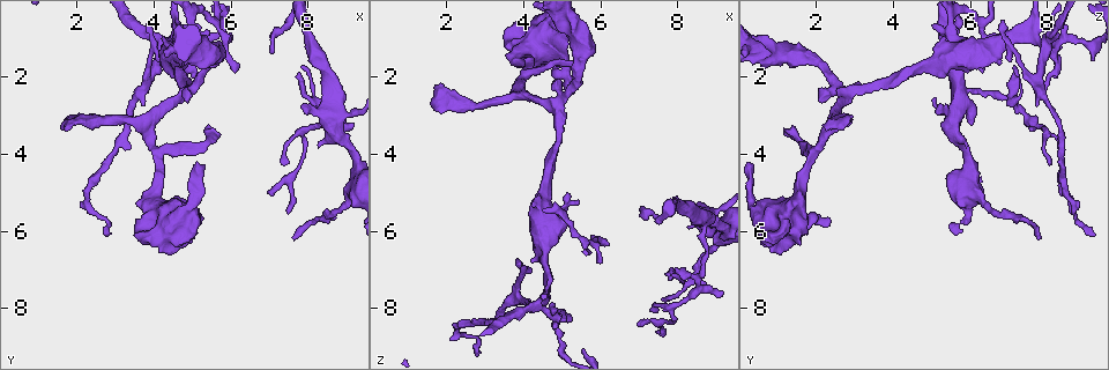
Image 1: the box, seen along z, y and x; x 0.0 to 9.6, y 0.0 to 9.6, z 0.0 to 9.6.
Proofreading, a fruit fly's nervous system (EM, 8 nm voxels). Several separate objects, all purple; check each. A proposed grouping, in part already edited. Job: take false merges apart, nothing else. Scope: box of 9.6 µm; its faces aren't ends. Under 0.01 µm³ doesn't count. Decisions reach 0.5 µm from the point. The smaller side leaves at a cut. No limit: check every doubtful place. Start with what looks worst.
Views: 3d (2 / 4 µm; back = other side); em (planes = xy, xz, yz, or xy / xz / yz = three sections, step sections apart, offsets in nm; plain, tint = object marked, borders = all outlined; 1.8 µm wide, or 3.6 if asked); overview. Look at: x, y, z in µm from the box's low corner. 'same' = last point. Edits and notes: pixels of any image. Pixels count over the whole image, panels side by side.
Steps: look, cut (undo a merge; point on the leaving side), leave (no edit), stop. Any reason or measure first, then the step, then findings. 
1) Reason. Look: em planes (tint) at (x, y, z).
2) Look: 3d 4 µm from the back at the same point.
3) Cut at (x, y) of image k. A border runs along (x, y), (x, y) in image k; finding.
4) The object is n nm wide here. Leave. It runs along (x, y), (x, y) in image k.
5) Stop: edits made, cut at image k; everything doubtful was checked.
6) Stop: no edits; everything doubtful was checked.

Sudden change in width. Look: em planes (tint) at (9.20, 3.90, 5.90).

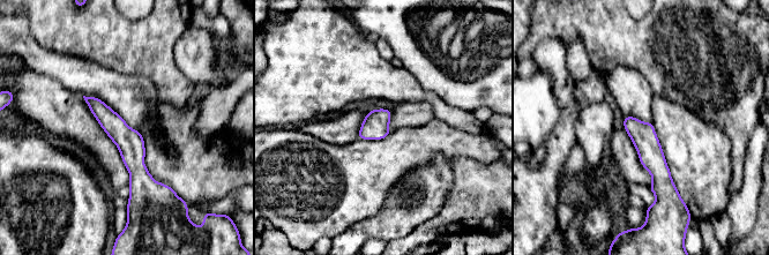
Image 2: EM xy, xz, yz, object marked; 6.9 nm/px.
Leave. It runs along (88, 99), (131, 143), (137, 195) in image 2; continuous, no second neuron.

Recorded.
Three arms meet. Look: em yz step 4 (tint) at (4.55, 2.65, 2.60).

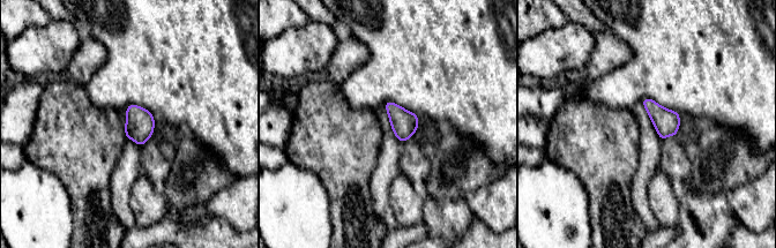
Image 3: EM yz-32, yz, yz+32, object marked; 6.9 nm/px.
Leave. All the same neuron.

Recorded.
Sudden change in width. Look: em yz step 8 (tint) at (8.70, 2.40, 5.80).

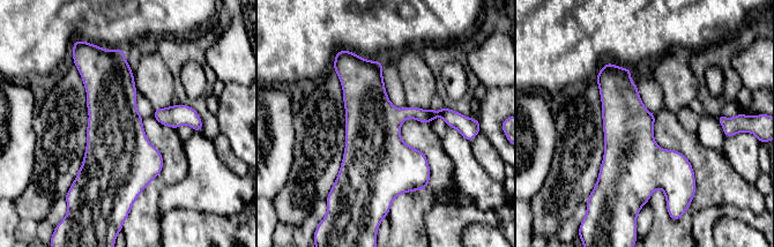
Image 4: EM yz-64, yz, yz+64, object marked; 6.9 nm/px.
Look: em planes (borders) at the same point.

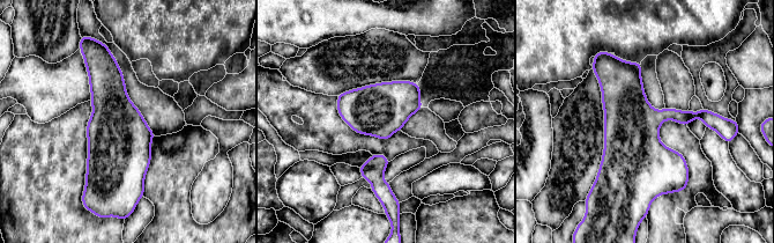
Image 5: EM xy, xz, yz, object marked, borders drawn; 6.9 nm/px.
Leave. All the same neuron.

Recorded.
Calibre changes. Look: 3d 4 µm at (3.85, 6.15, 0.95).

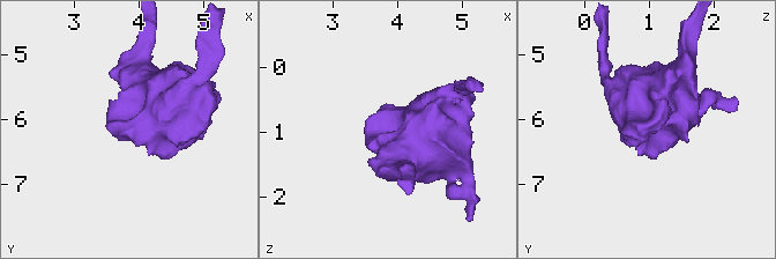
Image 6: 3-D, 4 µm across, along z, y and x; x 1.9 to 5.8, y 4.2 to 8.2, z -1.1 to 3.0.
Look: em planes (borders) at (3.80, 6.20, 0.90).

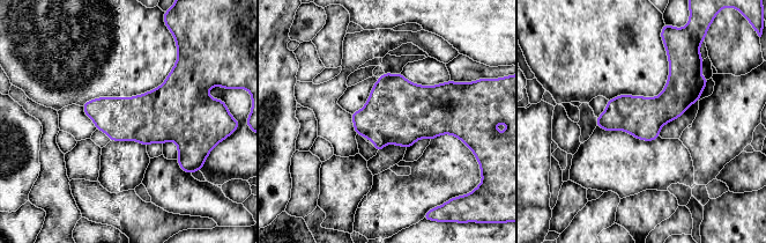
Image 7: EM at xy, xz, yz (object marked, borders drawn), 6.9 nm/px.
Leave. All the same neuron.

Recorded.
Calibre changes. Look: 3d 4 µm at (4.25, 5.45, 1.40).

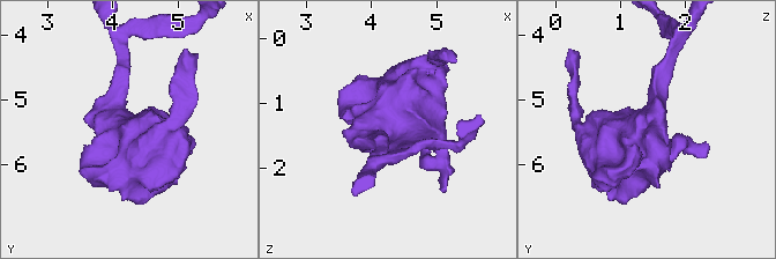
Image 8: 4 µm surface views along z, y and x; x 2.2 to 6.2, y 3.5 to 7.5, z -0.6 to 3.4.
Look: em 3.6 µm xz step 4 (tint) at (4.25, 5.40, 1.45).

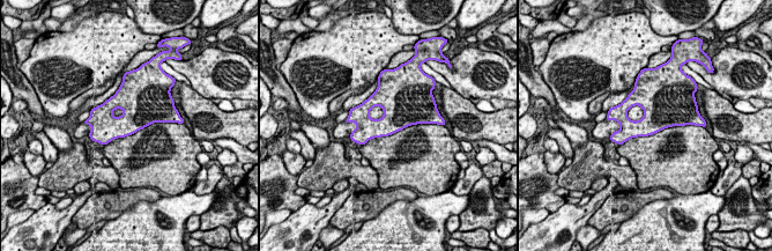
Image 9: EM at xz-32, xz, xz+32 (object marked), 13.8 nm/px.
Look: em 3.6 µm planes (borders) at the same point.

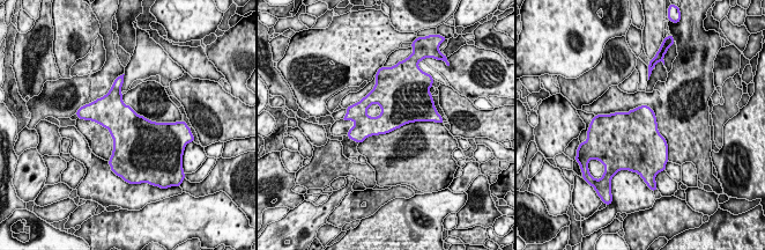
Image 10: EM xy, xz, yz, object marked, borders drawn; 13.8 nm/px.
The object is 380 nm wide here. Leave. One neuron here.

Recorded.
Stop: no edits; everything doubtful was checked.

